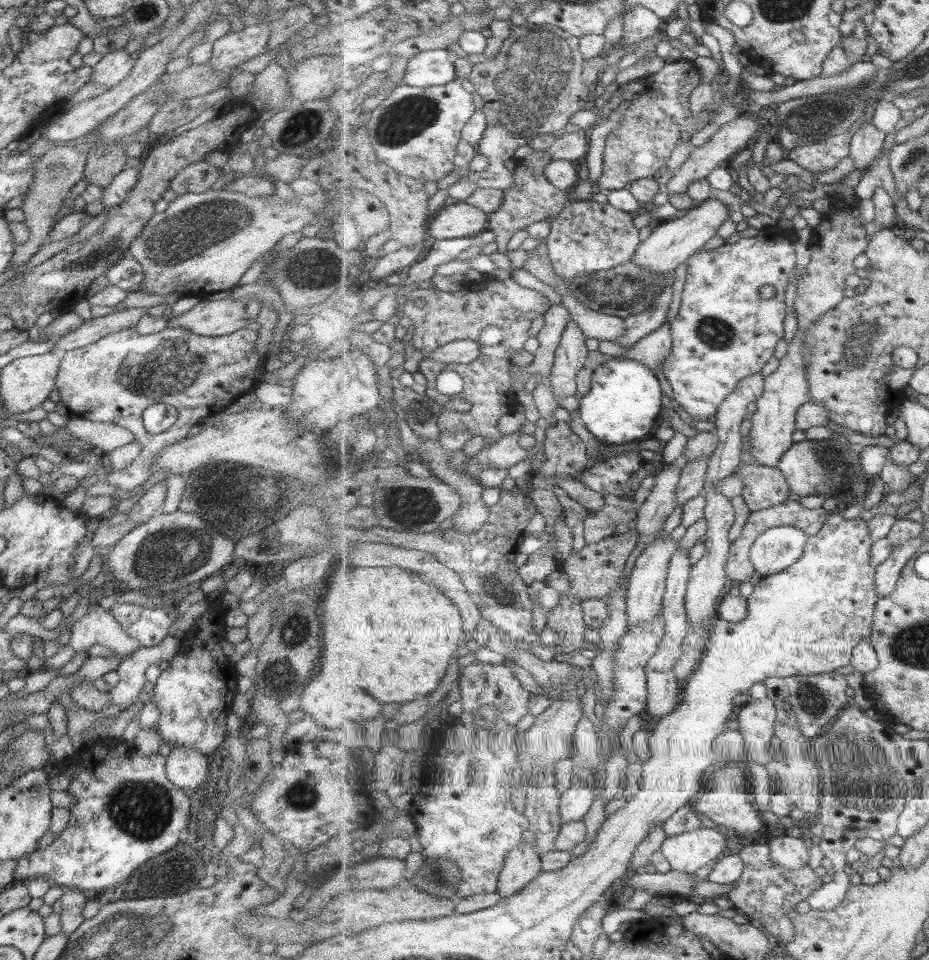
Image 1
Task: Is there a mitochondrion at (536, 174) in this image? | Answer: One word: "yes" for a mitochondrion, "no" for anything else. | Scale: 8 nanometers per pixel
no

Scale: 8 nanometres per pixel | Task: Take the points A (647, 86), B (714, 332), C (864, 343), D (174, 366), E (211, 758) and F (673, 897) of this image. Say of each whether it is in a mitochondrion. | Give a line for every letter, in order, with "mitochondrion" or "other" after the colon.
A: other
B: mitochondrion
C: mitochondrion
D: mitochondrion
E: other
F: other

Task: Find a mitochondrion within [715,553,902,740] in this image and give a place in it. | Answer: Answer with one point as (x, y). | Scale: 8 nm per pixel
(810, 696)

